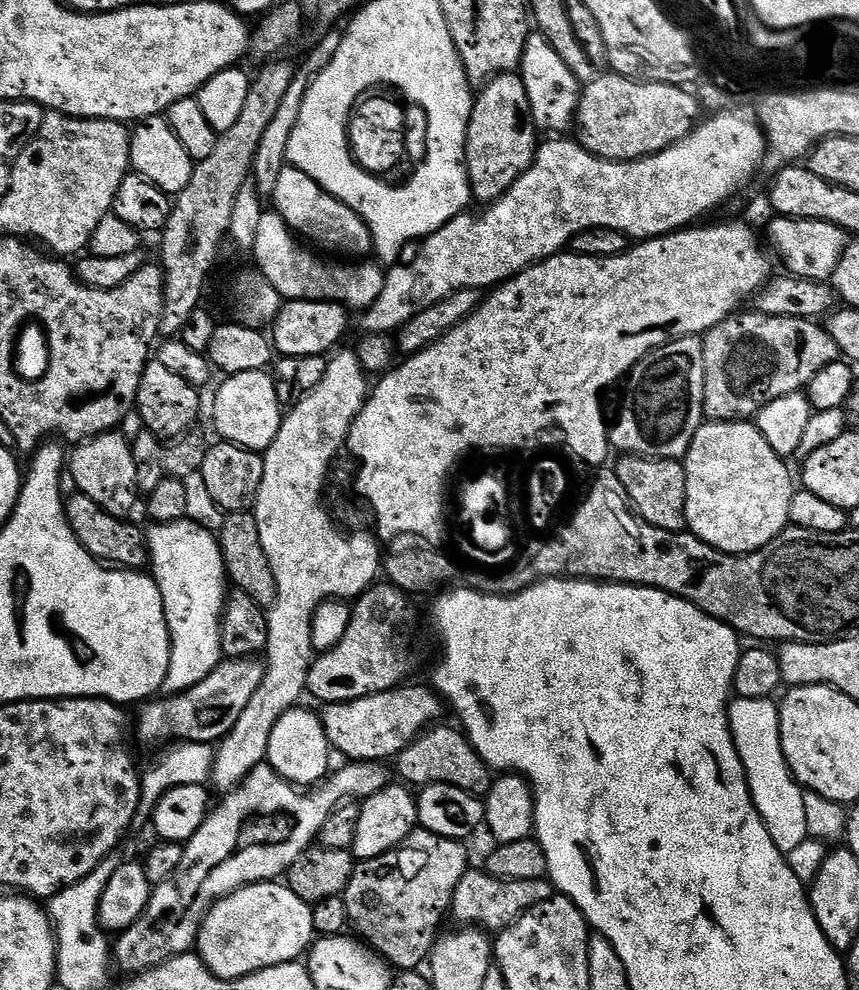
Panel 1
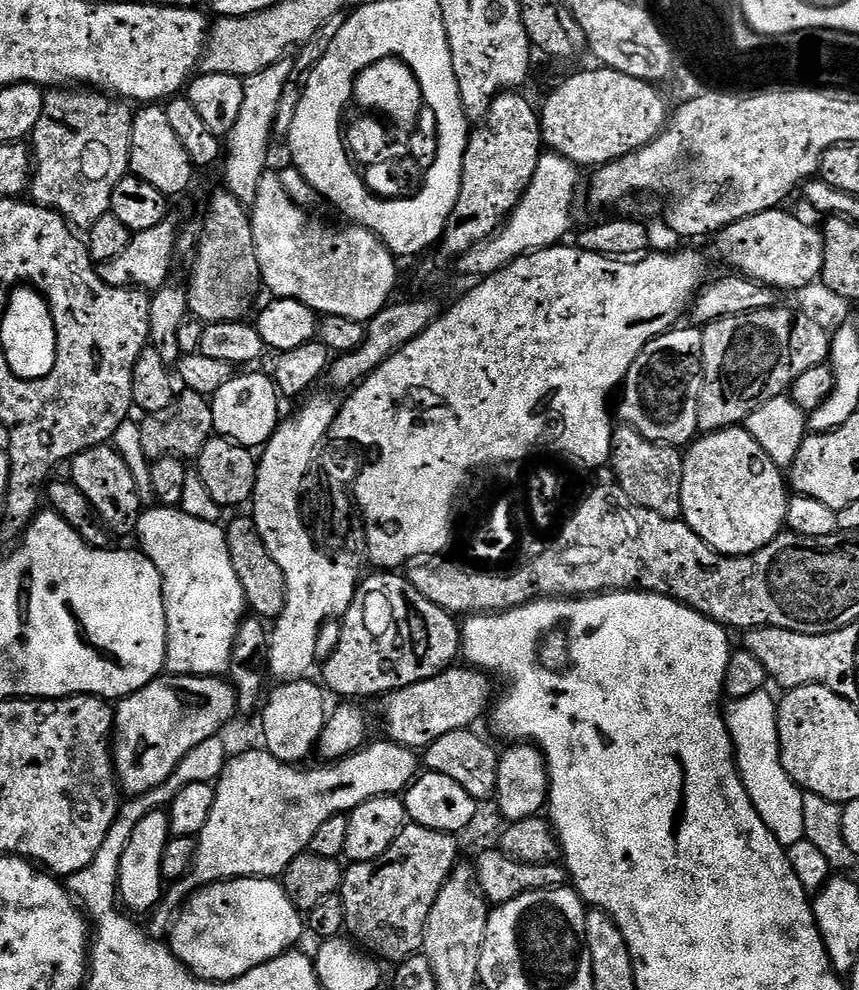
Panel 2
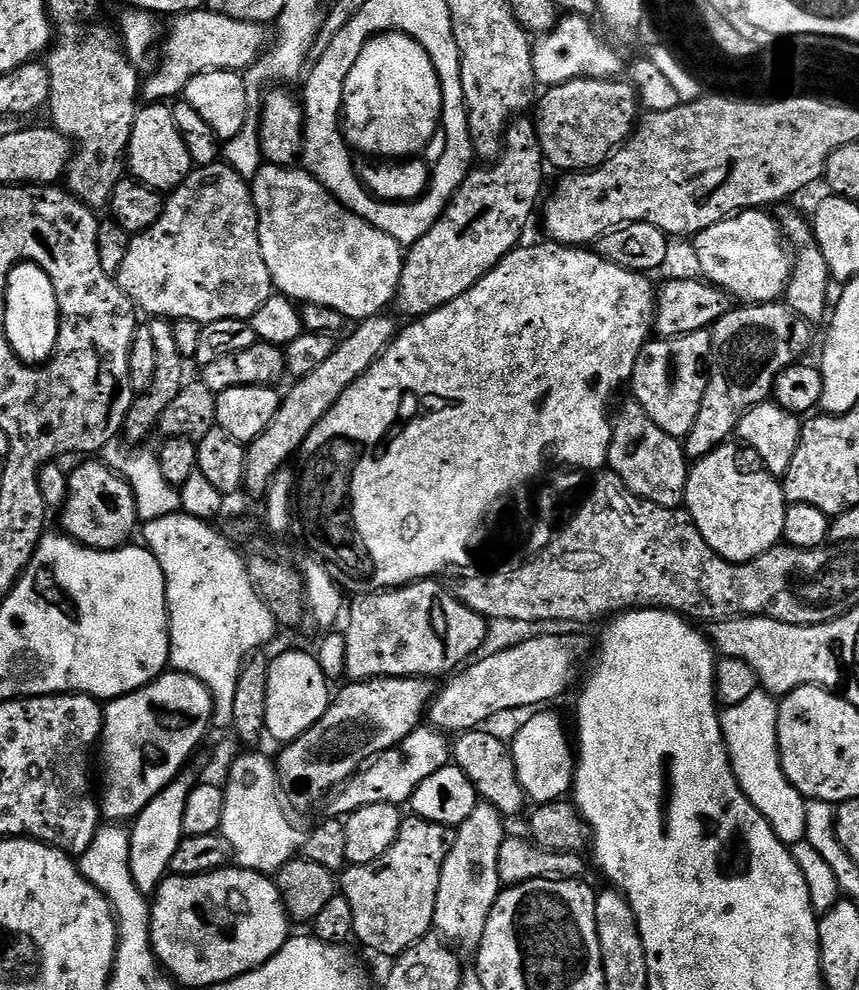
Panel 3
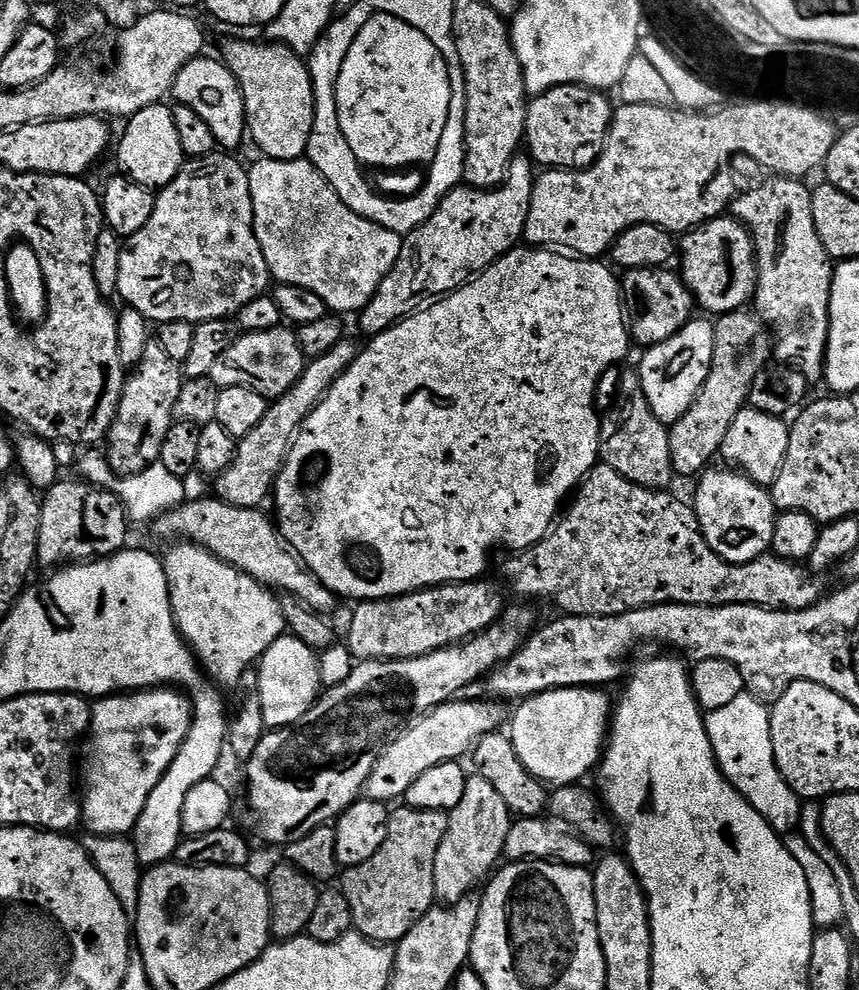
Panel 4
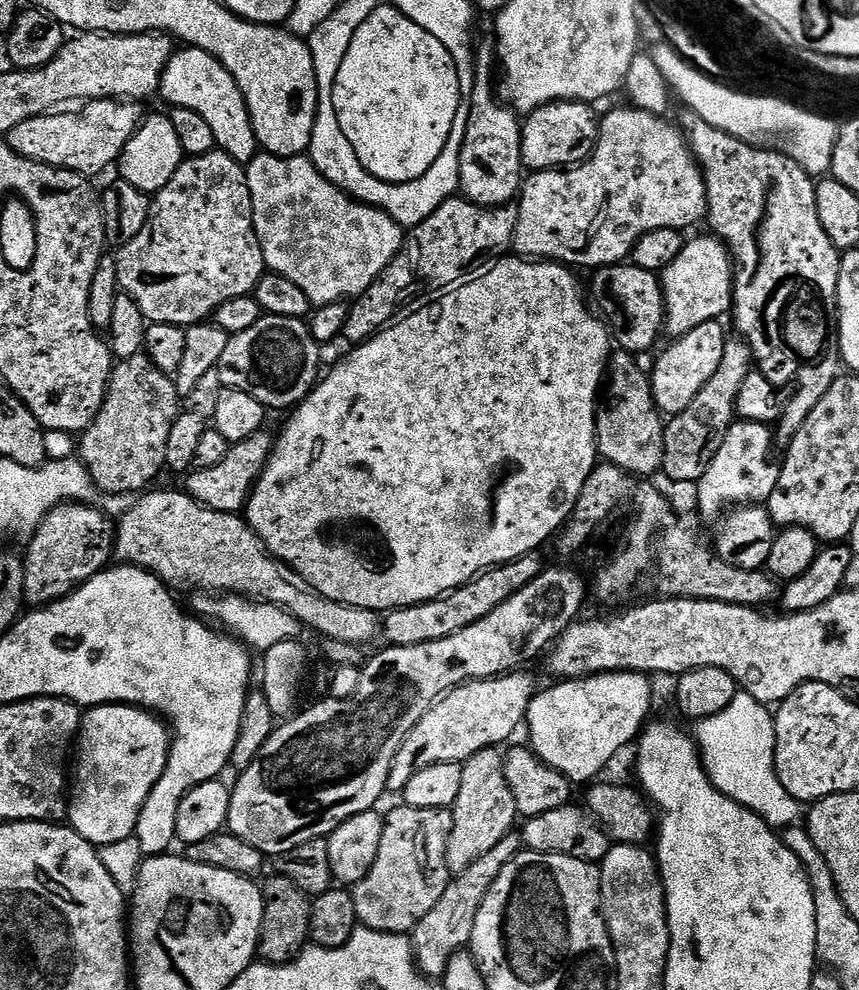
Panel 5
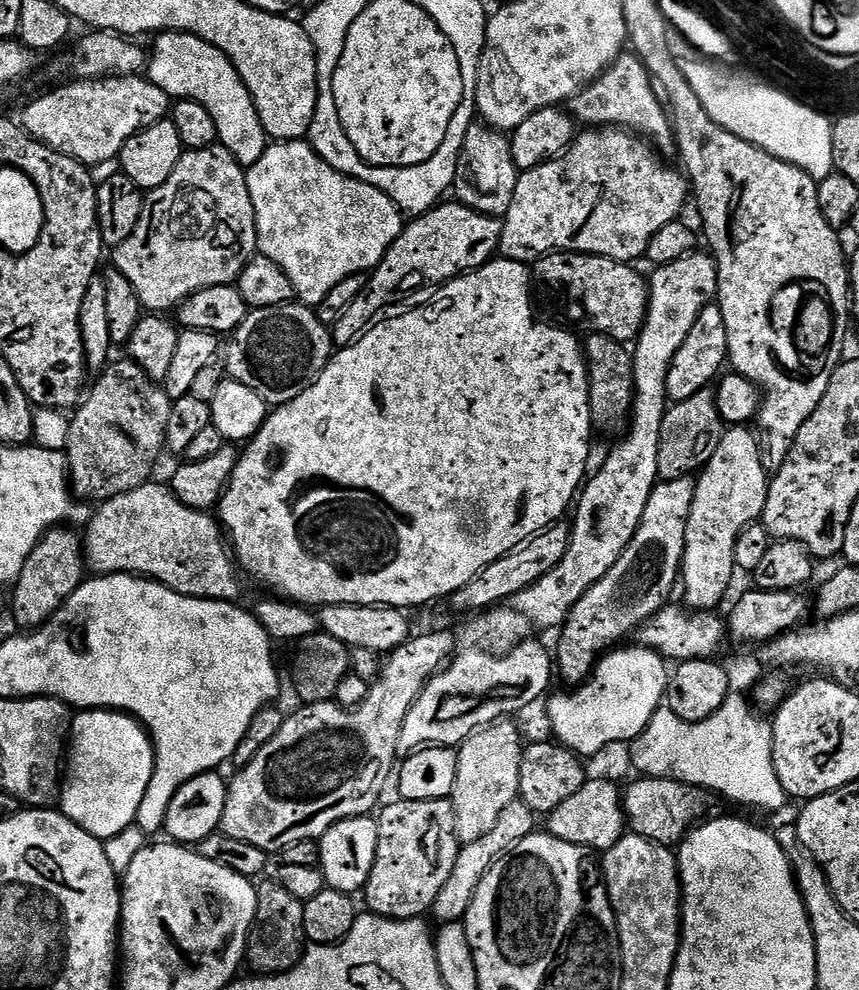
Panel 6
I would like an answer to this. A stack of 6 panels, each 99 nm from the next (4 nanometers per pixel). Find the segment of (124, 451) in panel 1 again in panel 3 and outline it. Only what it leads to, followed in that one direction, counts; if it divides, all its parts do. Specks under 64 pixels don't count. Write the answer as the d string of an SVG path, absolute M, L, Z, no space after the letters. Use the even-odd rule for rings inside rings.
M99 459L83 462L68 475L68 496L64 499L63 531L77 544L85 548L96 548L100 552L110 552L123 548L135 530L140 515L134 498L134 490L117 472L110 470Z

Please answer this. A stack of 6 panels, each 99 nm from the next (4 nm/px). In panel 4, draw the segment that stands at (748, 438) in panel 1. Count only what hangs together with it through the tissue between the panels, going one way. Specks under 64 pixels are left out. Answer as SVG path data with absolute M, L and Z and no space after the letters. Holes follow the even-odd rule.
M713 467L699 477L694 499L696 517L706 542L722 559L731 564L745 564L771 549L778 509L765 485L756 484L739 470L723 467Z

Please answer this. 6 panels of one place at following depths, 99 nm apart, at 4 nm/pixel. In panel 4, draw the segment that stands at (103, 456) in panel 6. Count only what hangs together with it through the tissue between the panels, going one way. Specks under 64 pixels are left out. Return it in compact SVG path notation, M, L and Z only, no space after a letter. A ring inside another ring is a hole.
M149 339L142 362L125 379L118 414L106 437L107 462L119 476L133 476L159 461L162 442L166 442L166 434L174 423L174 406L185 383L181 365L166 354L159 339Z

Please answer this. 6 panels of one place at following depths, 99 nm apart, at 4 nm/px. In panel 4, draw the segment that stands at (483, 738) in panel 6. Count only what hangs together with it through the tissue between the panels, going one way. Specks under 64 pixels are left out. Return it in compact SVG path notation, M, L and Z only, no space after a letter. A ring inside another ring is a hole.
M469 775L466 794L448 816L448 829L434 858L434 890L437 901L445 905L456 904L464 896L473 895L493 875L504 856L506 834L510 834L513 823L513 813L508 811L508 806L496 787L485 776Z

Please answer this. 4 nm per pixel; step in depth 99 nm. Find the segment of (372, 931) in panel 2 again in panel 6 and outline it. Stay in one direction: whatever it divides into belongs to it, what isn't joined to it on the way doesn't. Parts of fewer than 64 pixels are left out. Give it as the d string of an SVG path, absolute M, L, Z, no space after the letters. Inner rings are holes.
M407 798L397 799L397 804L392 804L385 810L381 816L378 816L380 829L378 830L378 850L374 858L374 870L370 874L370 878L365 882L362 889L362 897L368 903L367 911L373 916L385 916L391 920L415 920L423 917L423 912L427 913L431 909L432 904L438 898L438 890L442 890L442 886L446 886L446 878L450 878L450 870L454 870L454 862L458 858L462 847L459 840L456 839L456 815L452 809L451 799L443 800L410 800Z

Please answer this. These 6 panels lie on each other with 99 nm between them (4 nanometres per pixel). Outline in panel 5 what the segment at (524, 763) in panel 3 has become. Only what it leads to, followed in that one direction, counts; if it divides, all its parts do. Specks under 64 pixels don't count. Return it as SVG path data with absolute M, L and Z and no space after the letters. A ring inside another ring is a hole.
M636 671L598 672L595 676L568 678L553 688L537 691L526 717L530 747L537 758L558 770L573 785L587 785L628 743L639 737L652 708L652 684L647 675Z

